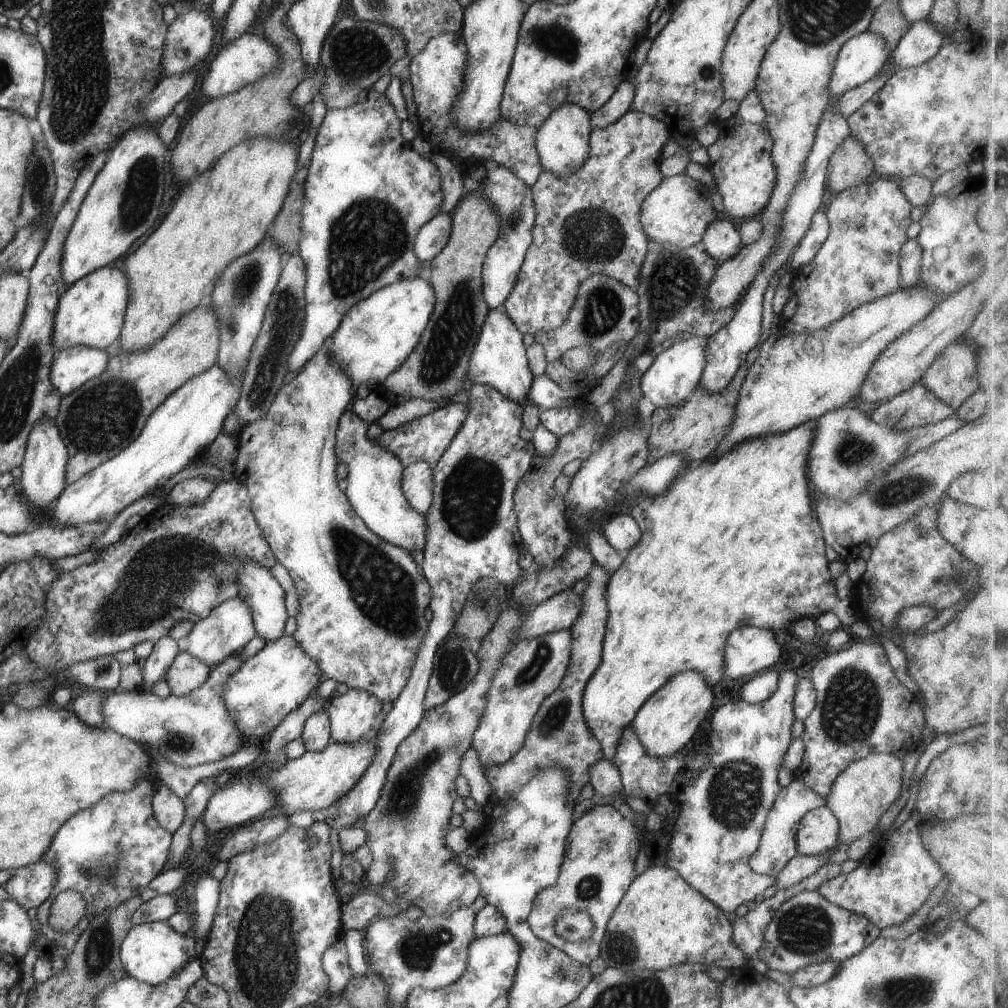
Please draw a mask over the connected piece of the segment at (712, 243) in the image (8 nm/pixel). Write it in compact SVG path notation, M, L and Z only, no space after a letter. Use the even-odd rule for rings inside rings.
M726 219L713 220L704 231L700 244L719 264L736 256L745 246L739 230Z

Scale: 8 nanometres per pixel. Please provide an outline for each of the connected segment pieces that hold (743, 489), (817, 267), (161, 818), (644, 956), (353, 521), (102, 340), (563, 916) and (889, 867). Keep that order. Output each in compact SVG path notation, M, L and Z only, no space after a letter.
M816 421L805 422L792 430L783 433L767 434L766 437L756 437L733 446L719 457L708 458L680 473L673 485L661 495L652 495L636 500L626 510L639 524L642 534L638 544L628 551L622 566L611 574L605 592L609 617L601 652L602 664L590 677L582 697L582 710L588 728L601 742L603 756L613 762L617 752L617 742L623 730L631 726L638 710L653 692L656 692L669 678L685 670L697 670L705 674L709 685L714 686L725 676L725 646L728 634L740 626L754 626L761 629L786 629L788 623L794 623L803 616L811 619L818 618L825 612L835 612L842 621L842 627L849 626L861 616L856 602L849 598L841 599L835 594L835 579L831 575L829 562L825 555L825 540L819 520L814 516L810 501L809 476L807 475L808 457L812 446L813 436L817 427Z
M873 176L866 183L834 194L826 216L829 220L830 234L816 256L802 269L792 272L791 295L780 314L783 330L796 334L812 334L815 330L850 314L863 304L888 296L901 288L900 251L909 239L906 230L912 223L910 212L913 204L902 192L899 180Z
M157 784L151 807L153 817L168 832L174 834L182 826L186 816L185 804L166 785Z
M650 866L630 883L606 928L601 942L600 957L608 967L621 971L638 969L659 971L684 963L700 963L705 966L715 964L731 971L748 963L742 949L733 941L733 925L726 918L724 911L694 890L676 869L666 866Z
M318 351L296 374L292 375L284 386L279 390L273 400L270 410L262 420L248 423L241 428L238 436L238 458L235 464L234 474L238 482L247 489L251 498L252 510L262 529L263 537L272 549L277 562L283 564L295 582L299 594L300 612L296 616L297 629L292 635L302 647L302 650L314 662L318 663L322 672L322 679L334 679L338 683L348 685L349 689L363 690L376 697L382 704L392 703L398 698L402 689L410 678L417 652L420 650L424 635L427 633L429 621L424 617L431 597L431 588L423 575L421 566L418 566L412 558L412 553L377 537L356 514L352 508L342 484L336 478L336 467L340 462L335 453L335 432L340 417L346 412L354 399L351 391L351 380L342 372L337 363L326 351Z
M113 265L95 270L82 277L59 296L59 308L55 314L52 344L56 353L73 346L84 345L105 351L120 336L124 310L130 304L127 273Z
M566 909L555 920L554 930L559 937L571 943L588 940L593 933L594 923L586 911Z
M914 812L905 823L892 830L881 833L874 842L871 851L860 860L858 868L849 874L842 873L823 882L817 891L833 905L846 909L848 912L866 917L874 926L886 928L892 924L902 924L908 920L919 909L926 900L929 900L932 890L945 881L945 874L940 865L930 856L927 848L922 842L919 833L920 817Z

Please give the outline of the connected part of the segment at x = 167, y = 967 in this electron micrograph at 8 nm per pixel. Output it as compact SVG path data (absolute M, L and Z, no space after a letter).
M154 921L131 927L119 949L119 957L128 976L144 984L158 986L175 977L183 969L190 960L192 950L194 950L192 935L176 932L166 921Z

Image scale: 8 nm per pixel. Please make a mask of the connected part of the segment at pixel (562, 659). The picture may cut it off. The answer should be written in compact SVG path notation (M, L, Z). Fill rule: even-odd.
M562 629L538 638L520 639L503 658L488 689L486 708L471 742L484 770L508 762L520 750L542 701L558 690L566 674L572 643L571 630Z

